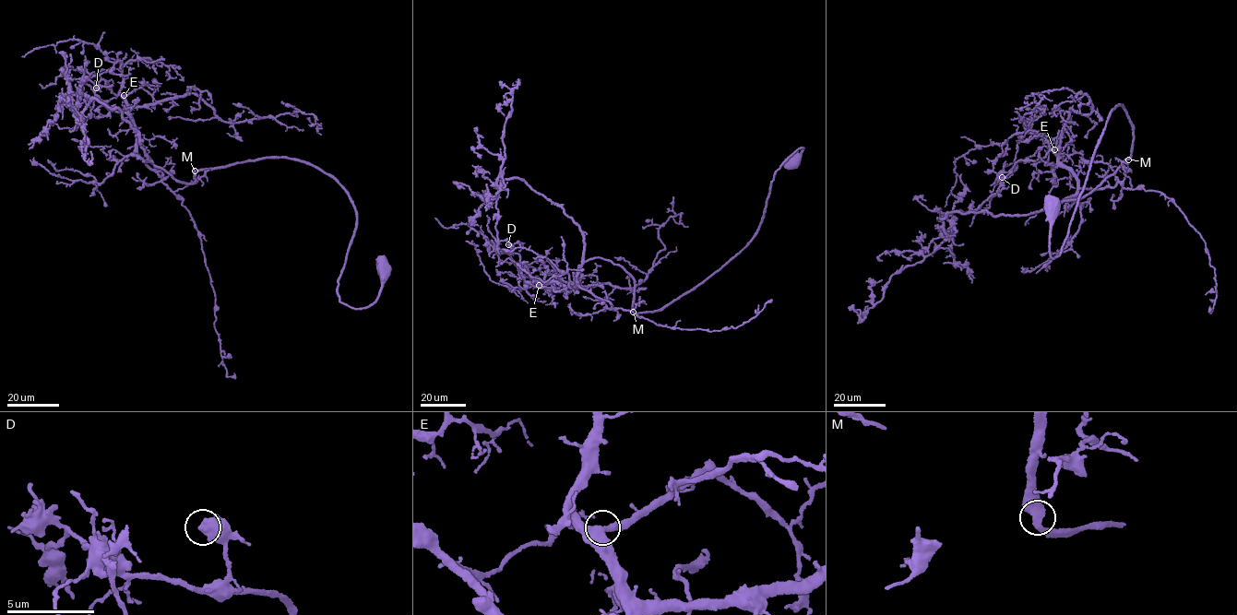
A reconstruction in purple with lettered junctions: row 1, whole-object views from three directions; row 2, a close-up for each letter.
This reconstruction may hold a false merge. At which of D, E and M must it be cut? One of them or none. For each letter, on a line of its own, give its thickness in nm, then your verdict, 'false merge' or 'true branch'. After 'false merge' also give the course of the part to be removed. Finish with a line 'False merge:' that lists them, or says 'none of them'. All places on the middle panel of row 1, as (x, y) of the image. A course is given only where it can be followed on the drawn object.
D: calibre 480 nm; true branch
E: calibre 480 nm; true branch
M: calibre 500 nm; true branch
False merge: none of them

